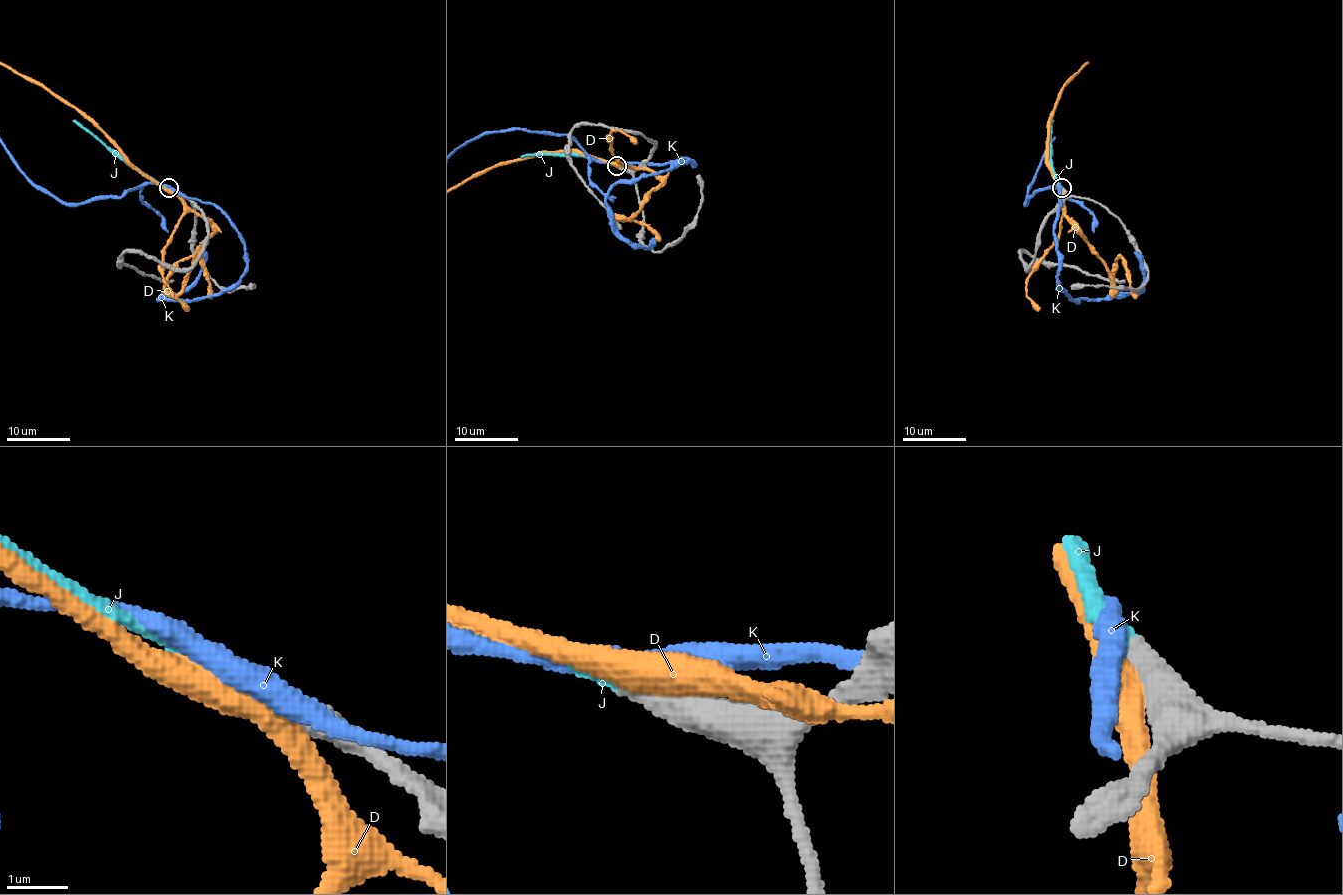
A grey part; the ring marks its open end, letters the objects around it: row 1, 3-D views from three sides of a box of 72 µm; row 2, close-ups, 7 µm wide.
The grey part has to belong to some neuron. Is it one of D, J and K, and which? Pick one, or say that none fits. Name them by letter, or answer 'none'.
J

